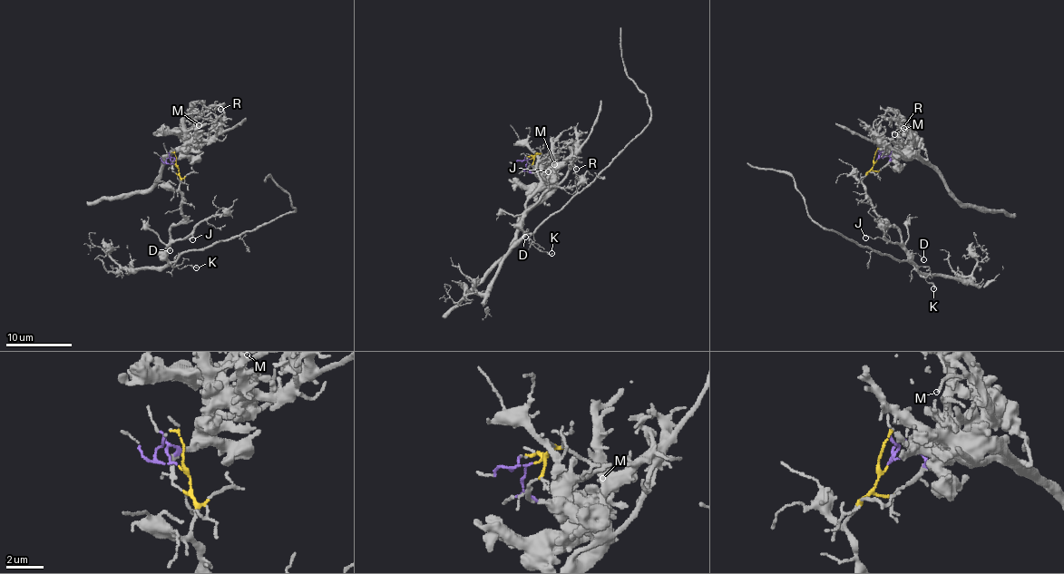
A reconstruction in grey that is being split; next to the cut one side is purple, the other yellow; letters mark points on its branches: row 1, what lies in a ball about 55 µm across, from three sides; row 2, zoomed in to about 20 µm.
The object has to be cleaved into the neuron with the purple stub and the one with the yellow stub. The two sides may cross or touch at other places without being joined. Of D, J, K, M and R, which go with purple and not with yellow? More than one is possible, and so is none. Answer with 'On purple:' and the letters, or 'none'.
On purple: M, R

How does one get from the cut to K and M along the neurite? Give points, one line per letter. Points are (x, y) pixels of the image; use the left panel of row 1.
K: (175, 164), (180, 179), (178, 186), (183, 218), (170, 227), (167, 260), (180, 269), (188, 264), (196, 267)
M: (173, 163), (170, 158), (178, 157), (183, 146), (183, 125), (191, 119), (198, 125)

